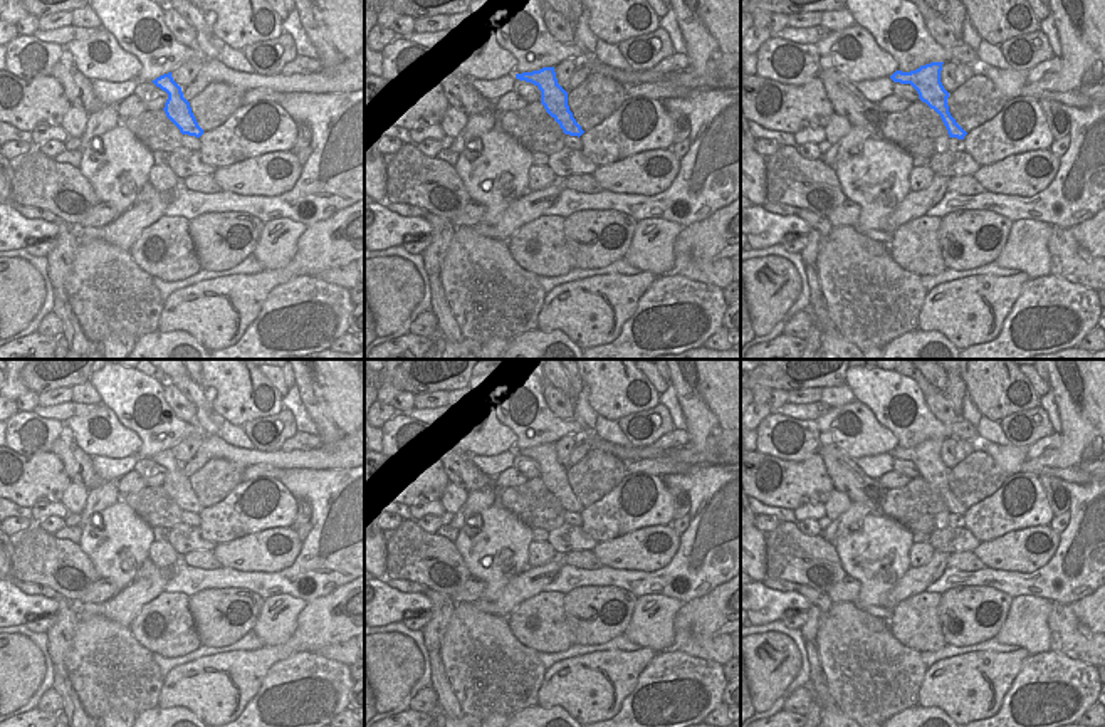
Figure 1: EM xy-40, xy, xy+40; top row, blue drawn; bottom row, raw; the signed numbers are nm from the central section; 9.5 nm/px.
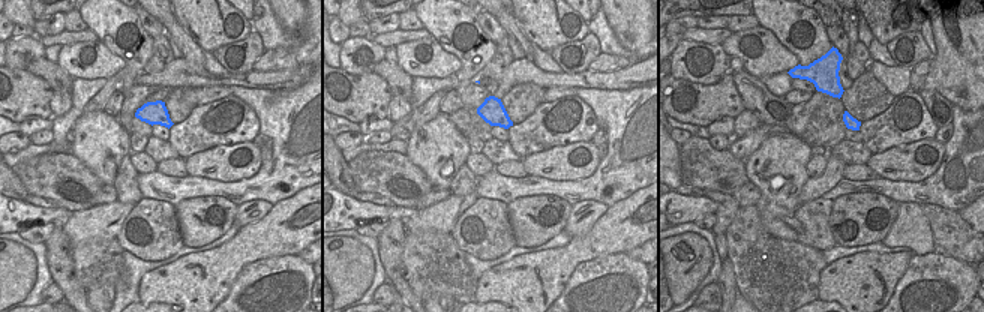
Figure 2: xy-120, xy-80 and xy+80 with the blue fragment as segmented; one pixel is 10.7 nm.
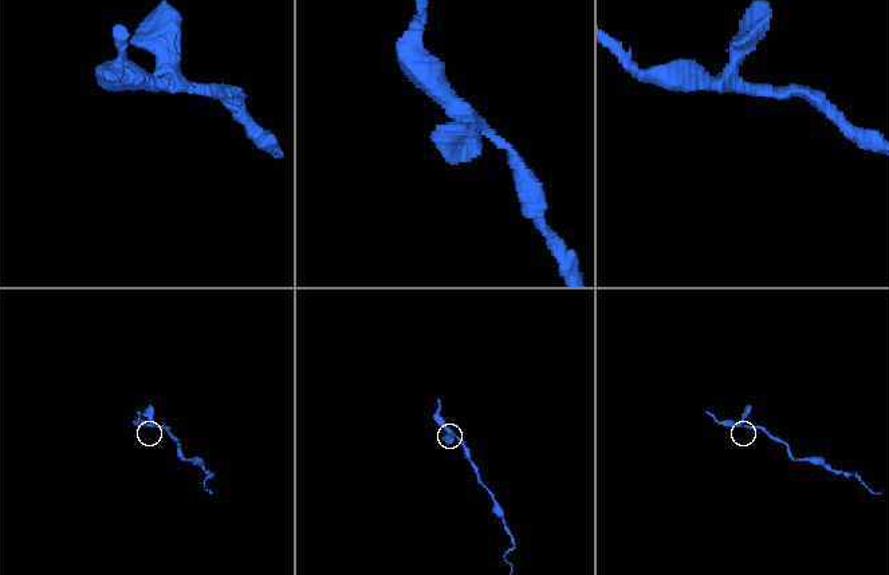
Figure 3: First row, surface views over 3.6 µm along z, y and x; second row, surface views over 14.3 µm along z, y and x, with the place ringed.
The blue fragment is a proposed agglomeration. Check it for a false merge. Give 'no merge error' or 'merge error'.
no merge error

